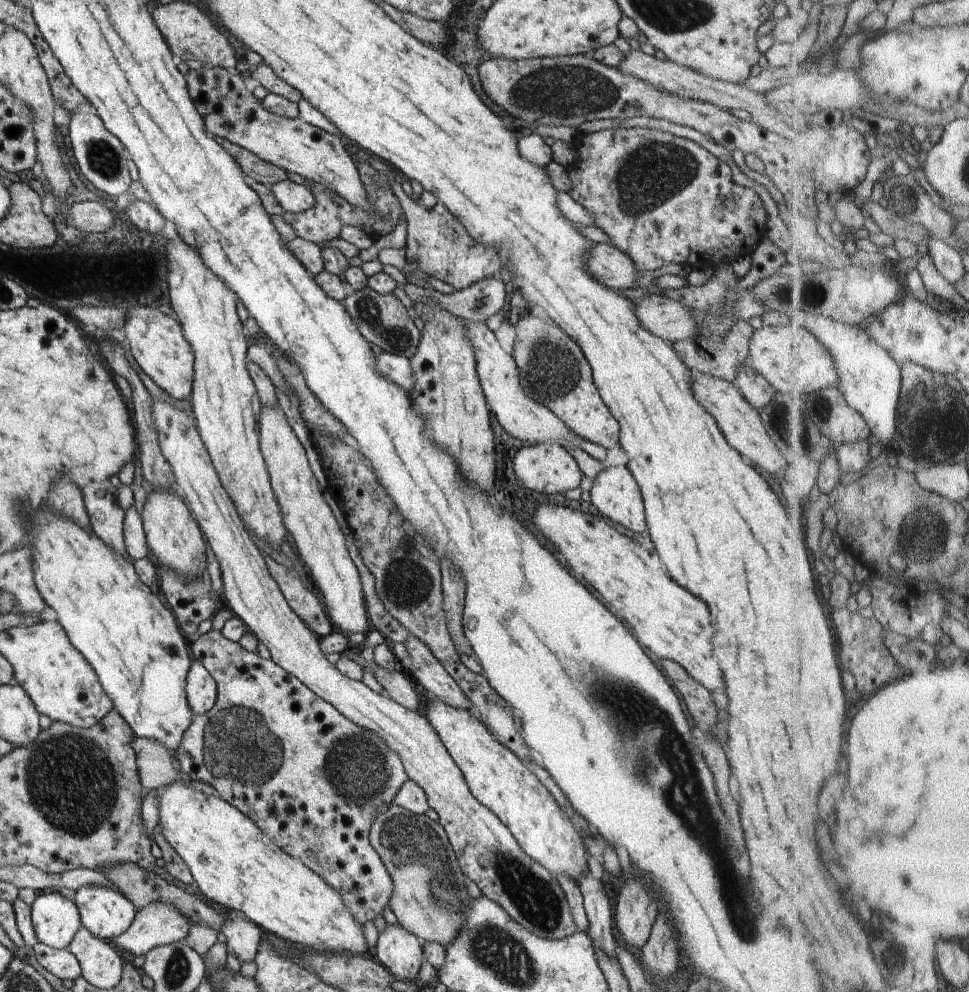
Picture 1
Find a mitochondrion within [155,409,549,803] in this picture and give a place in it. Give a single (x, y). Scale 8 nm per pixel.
(238, 743)

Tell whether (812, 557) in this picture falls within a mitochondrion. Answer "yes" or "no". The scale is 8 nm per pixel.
no

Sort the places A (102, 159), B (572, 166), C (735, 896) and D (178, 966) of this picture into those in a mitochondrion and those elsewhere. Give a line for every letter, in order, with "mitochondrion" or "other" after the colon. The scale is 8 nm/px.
A: mitochondrion
B: other
C: mitochondrion
D: mitochondrion

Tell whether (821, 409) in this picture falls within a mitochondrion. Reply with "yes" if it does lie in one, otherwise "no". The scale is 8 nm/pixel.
yes

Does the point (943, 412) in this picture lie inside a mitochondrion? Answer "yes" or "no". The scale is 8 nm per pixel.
yes

